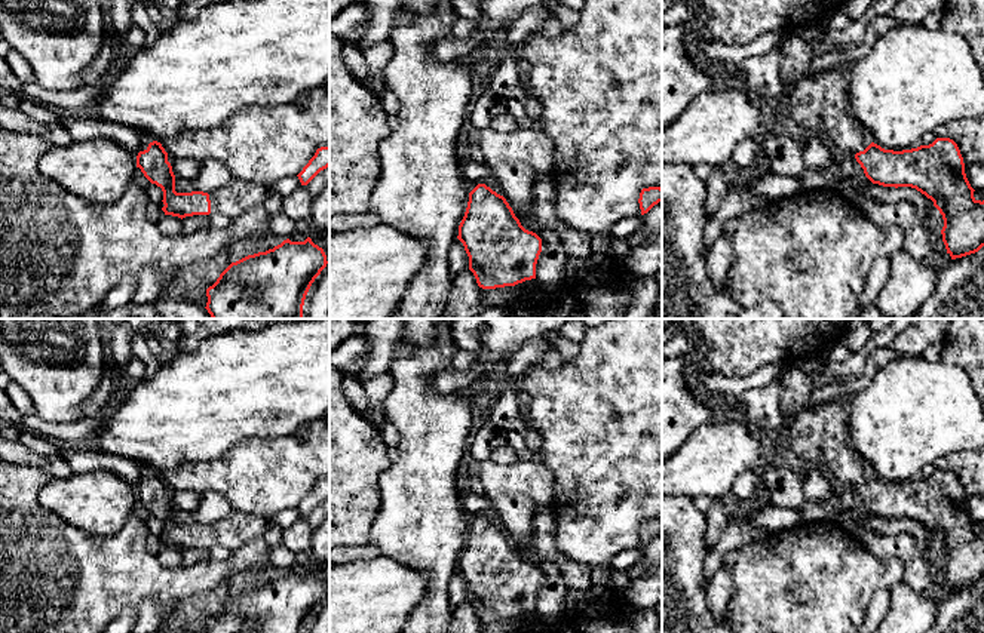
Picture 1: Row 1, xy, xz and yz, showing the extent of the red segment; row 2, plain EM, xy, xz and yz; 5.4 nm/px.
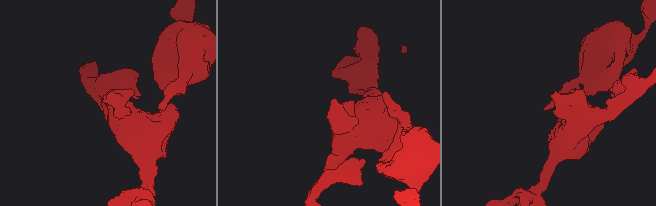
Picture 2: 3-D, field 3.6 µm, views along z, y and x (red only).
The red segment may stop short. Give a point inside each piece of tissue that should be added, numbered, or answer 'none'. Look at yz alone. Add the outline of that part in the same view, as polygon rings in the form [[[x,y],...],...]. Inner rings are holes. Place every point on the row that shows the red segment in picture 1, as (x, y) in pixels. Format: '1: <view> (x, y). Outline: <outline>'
1: yz (818, 103). Outline: [[[787,36],[779,49],[779,76],[790,93],[788,114],[803,135],[816,135],[839,154],[864,151],[873,138],[850,114],[849,77],[834,70],[813,70],[810,43],[801,37]]]

